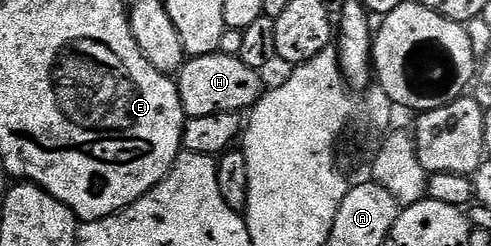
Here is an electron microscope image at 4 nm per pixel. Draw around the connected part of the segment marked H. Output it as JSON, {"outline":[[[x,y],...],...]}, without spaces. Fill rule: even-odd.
{"outline":[[[221,50],[207,56],[191,56],[176,74],[182,110],[187,117],[217,112],[245,113],[261,98],[264,85],[259,69],[244,66],[237,56],[226,56]]]}

